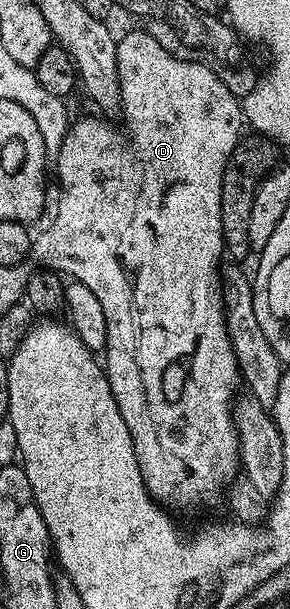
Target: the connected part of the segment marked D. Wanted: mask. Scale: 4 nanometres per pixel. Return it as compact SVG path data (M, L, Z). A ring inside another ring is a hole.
M146 29L139 31L131 31L124 39L120 38L117 42L117 69L119 70L119 88L121 89L121 116L127 122L127 135L131 139L126 139L121 132L115 127L110 127L103 119L79 119L77 118L70 124L67 131L67 136L61 141L59 152L53 157L53 175L59 178L59 204L55 207L55 216L51 219L51 224L44 229L40 235L36 234L33 239L33 259L43 263L44 268L50 269L56 273L64 273L68 271L71 274L72 280L85 284L93 294L96 295L97 301L101 301L101 309L105 309L105 329L107 330L107 345L105 348L105 370L107 372L107 380L113 389L113 397L117 401L117 409L121 409L121 417L125 417L125 425L129 425L129 437L133 437L133 449L137 453L137 465L141 469L141 477L145 481L145 489L151 494L152 499L159 504L160 507L168 512L176 513L175 511L195 511L198 507L215 507L228 494L228 490L235 483L237 476L241 471L241 431L237 426L236 416L233 414L233 400L236 398L235 386L241 383L241 374L239 372L239 359L235 355L235 347L231 343L231 332L227 329L227 312L225 310L225 300L223 297L223 289L221 286L221 262L219 258L224 258L225 248L223 246L223 230L221 229L221 201L223 200L223 169L226 167L229 157L233 153L233 149L239 144L241 132L244 130L245 120L243 117L243 109L240 100L236 98L226 82L215 71L210 71L203 63L194 63L191 59L178 59L175 55L170 55L163 48L164 44L160 40L155 39Z

